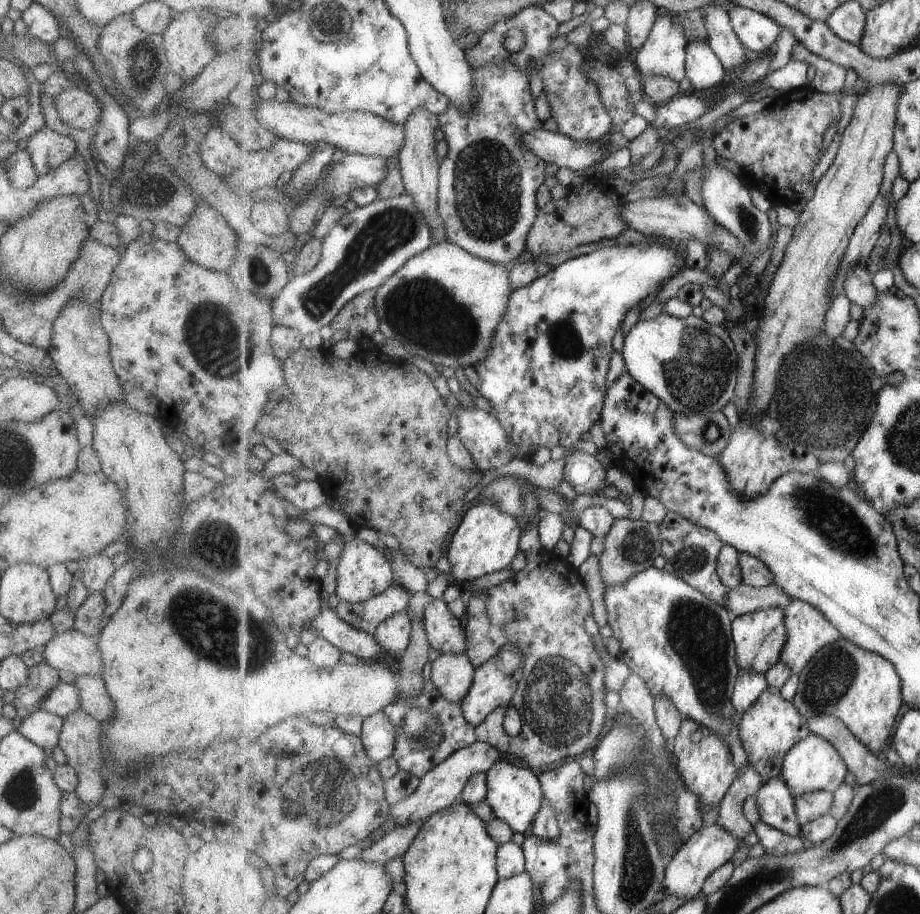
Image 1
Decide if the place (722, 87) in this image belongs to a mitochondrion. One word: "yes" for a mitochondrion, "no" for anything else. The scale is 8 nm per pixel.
no

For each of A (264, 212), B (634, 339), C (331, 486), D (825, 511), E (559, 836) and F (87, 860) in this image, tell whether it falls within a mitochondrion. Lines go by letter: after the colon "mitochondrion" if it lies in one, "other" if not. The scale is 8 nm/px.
A: other
B: other
C: other
D: mitochondrion
E: other
F: other

